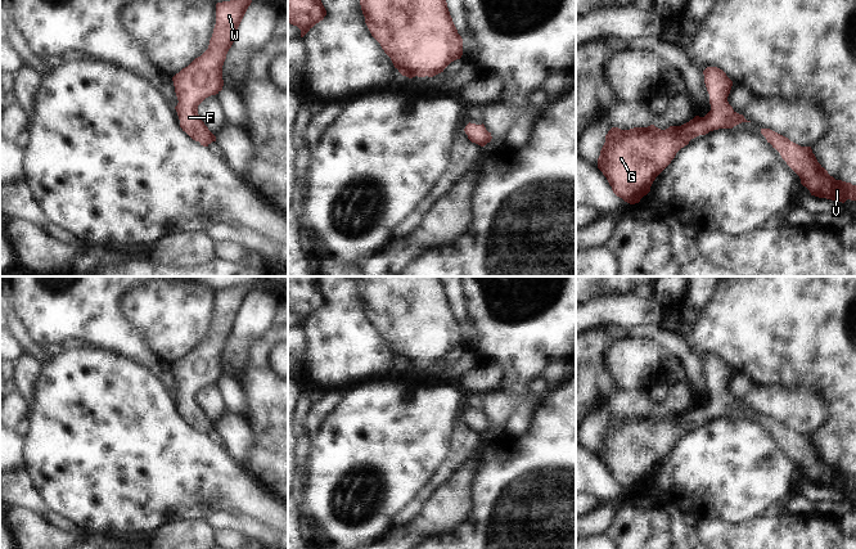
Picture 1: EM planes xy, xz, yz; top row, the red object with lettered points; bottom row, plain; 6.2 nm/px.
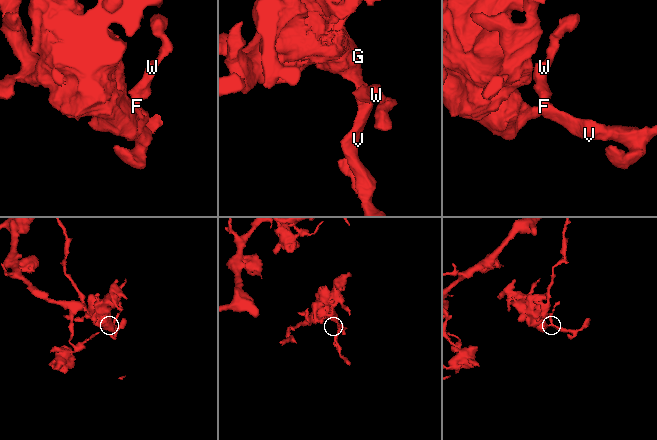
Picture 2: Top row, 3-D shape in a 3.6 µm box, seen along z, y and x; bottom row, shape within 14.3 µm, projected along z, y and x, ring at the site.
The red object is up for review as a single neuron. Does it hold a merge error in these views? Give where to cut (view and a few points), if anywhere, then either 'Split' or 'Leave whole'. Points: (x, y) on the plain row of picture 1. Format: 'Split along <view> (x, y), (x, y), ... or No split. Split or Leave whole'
No split. Leave whole

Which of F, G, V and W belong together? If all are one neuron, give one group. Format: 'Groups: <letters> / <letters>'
Groups: F G V W

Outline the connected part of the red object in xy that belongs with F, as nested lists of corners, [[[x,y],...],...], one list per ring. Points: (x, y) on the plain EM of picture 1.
[[[249,285],[217,291],[216,312],[208,337],[172,365],[180,415],[203,435],[216,429],[216,424],[199,405],[198,393],[222,378],[222,354],[251,291]]]

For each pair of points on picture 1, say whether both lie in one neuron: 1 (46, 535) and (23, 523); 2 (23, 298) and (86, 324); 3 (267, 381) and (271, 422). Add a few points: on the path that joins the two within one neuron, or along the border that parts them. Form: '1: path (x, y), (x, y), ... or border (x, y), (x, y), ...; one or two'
1: path (41, 535), (36, 535), (28, 527); one
2: path (39, 298), (61, 298), (71, 309); one
3: path (267, 391), (271, 397), (271, 412); one

